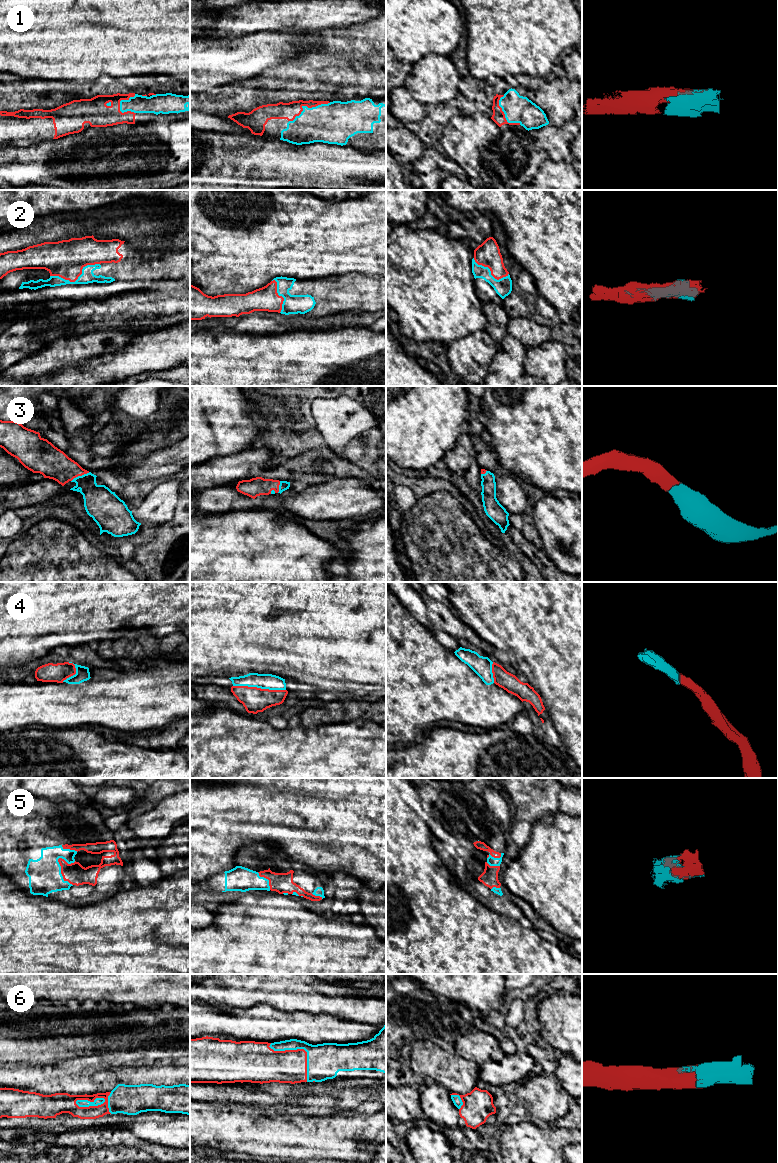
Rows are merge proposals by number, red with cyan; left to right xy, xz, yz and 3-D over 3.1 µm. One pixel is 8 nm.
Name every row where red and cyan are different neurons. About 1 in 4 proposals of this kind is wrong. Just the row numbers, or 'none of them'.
none of them

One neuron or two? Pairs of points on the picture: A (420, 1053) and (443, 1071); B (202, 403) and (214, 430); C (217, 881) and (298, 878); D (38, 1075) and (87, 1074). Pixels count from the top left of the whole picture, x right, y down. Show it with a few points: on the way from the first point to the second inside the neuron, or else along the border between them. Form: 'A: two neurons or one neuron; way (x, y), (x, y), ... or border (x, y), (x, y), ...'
A: one neuron; way (426, 1054), (437, 1065)
B: one neuron; way (207, 410), (207, 415), (214, 423)
C: one neuron; way (237, 880), (278, 880)
D: one neuron; way (50, 1075), (75, 1074)

